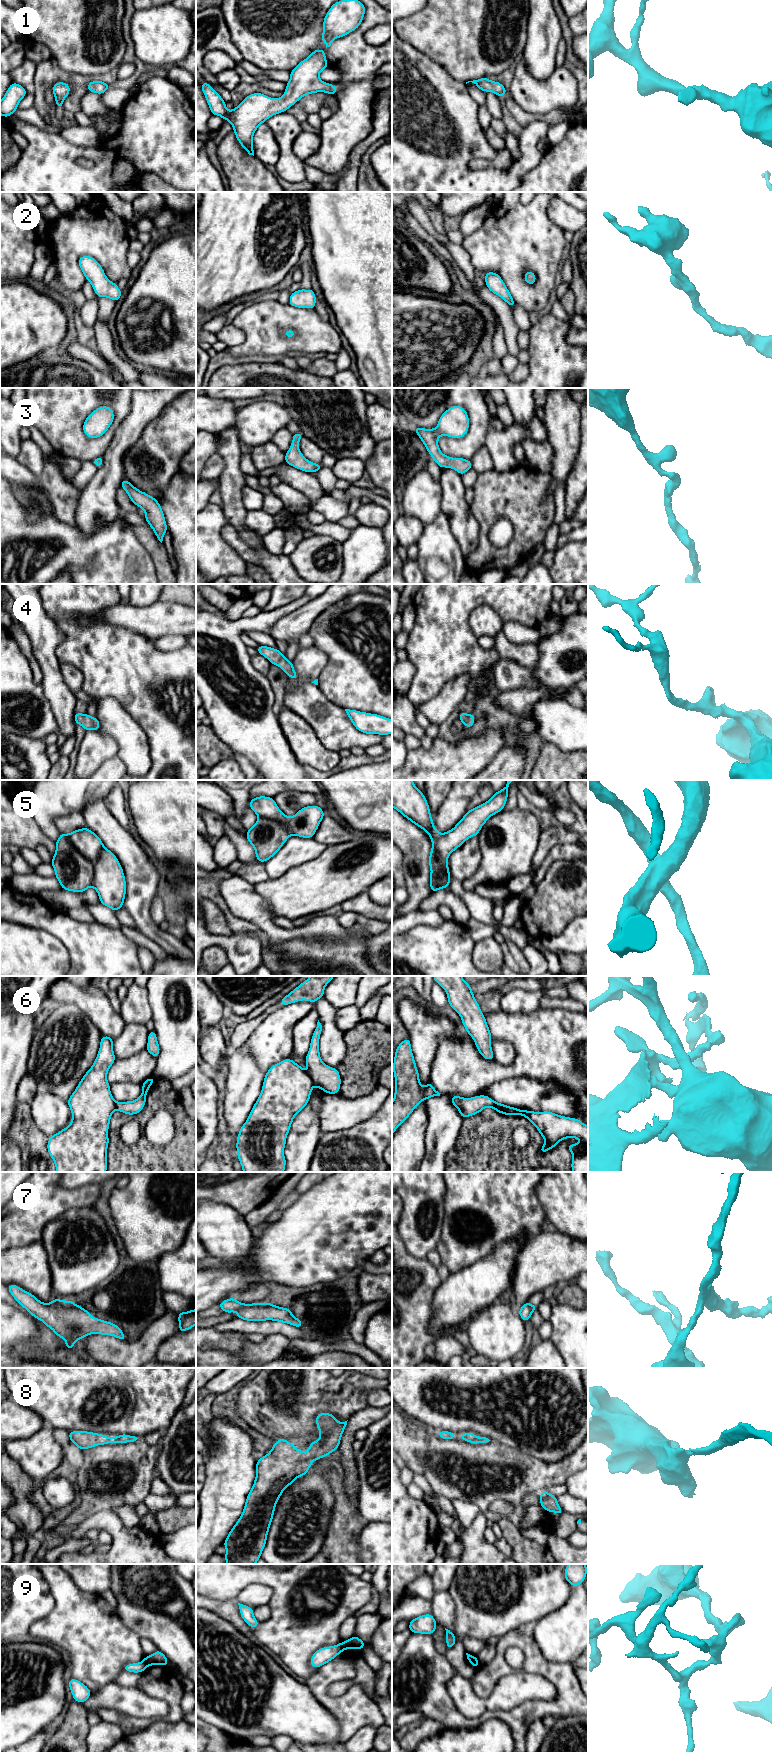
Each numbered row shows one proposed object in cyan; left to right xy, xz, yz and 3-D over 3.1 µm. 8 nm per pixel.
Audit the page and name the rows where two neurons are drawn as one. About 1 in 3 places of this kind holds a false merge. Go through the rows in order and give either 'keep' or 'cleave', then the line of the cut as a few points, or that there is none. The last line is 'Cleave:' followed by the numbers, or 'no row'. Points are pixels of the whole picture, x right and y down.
1: keep | no cut
2: keep | no cut
3: keep | no cut
4: keep | no cut
5: keep | no cut
6: keep | no cut
7: keep | no cut
8: keep | no cut
9: cleave | xz (340, 1643), (343, 1649)
Cleave: 9

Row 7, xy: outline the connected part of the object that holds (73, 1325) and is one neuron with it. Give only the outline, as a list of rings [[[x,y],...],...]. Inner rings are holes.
[[[15,1284],[7,1286],[13,1298],[30,1315],[52,1329],[57,1337],[65,1339],[65,1346],[71,1350],[76,1340],[91,1334],[111,1335],[126,1341],[126,1335],[114,1323],[94,1318],[88,1310],[76,1305],[73,1300],[54,1298],[51,1303],[39,1301],[33,1294]]]

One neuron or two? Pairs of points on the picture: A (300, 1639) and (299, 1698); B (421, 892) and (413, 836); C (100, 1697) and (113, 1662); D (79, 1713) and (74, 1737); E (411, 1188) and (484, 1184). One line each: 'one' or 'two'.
A: two
B: one
C: two
D: one
E: two

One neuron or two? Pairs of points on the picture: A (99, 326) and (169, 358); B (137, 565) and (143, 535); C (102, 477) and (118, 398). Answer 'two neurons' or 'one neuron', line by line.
A: two neurons
B: two neurons
C: two neurons

